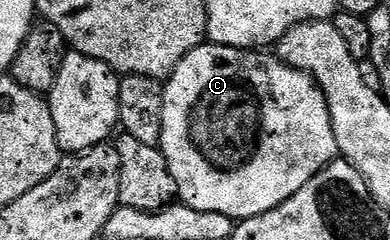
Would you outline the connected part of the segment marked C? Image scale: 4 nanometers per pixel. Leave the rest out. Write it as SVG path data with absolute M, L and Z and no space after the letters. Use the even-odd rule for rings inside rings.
M205 41L190 53L186 53L186 57L182 57L182 61L172 70L172 74L167 76L164 83L164 104L162 105L162 133L158 146L160 152L164 154L164 160L168 162L168 168L176 182L179 198L188 206L206 212L222 213L233 221L258 217L258 213L266 213L282 205L282 201L294 197L294 193L298 193L298 189L302 189L306 181L310 181L323 167L328 166L337 158L334 125L330 121L330 109L324 96L324 90L307 72L291 67L289 63L284 62L275 54L272 54L273 56L268 54L272 53L264 49L227 47Z

